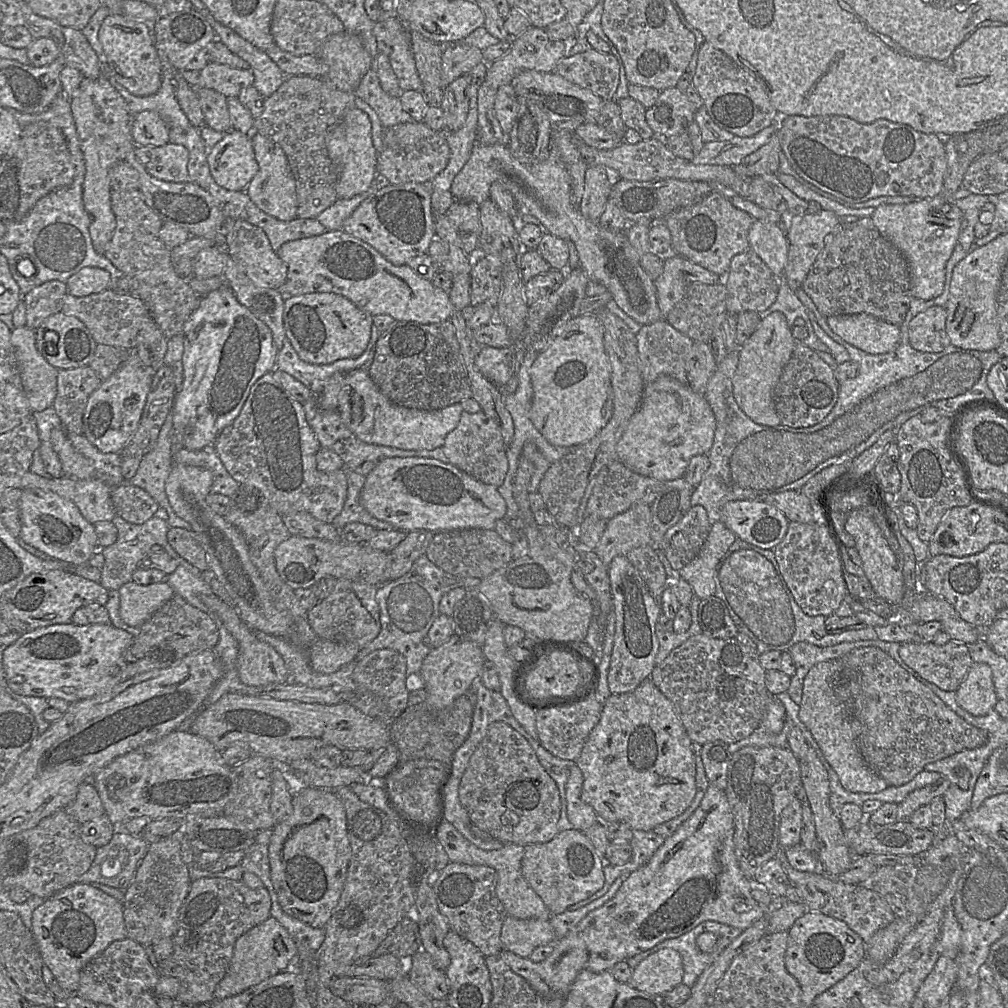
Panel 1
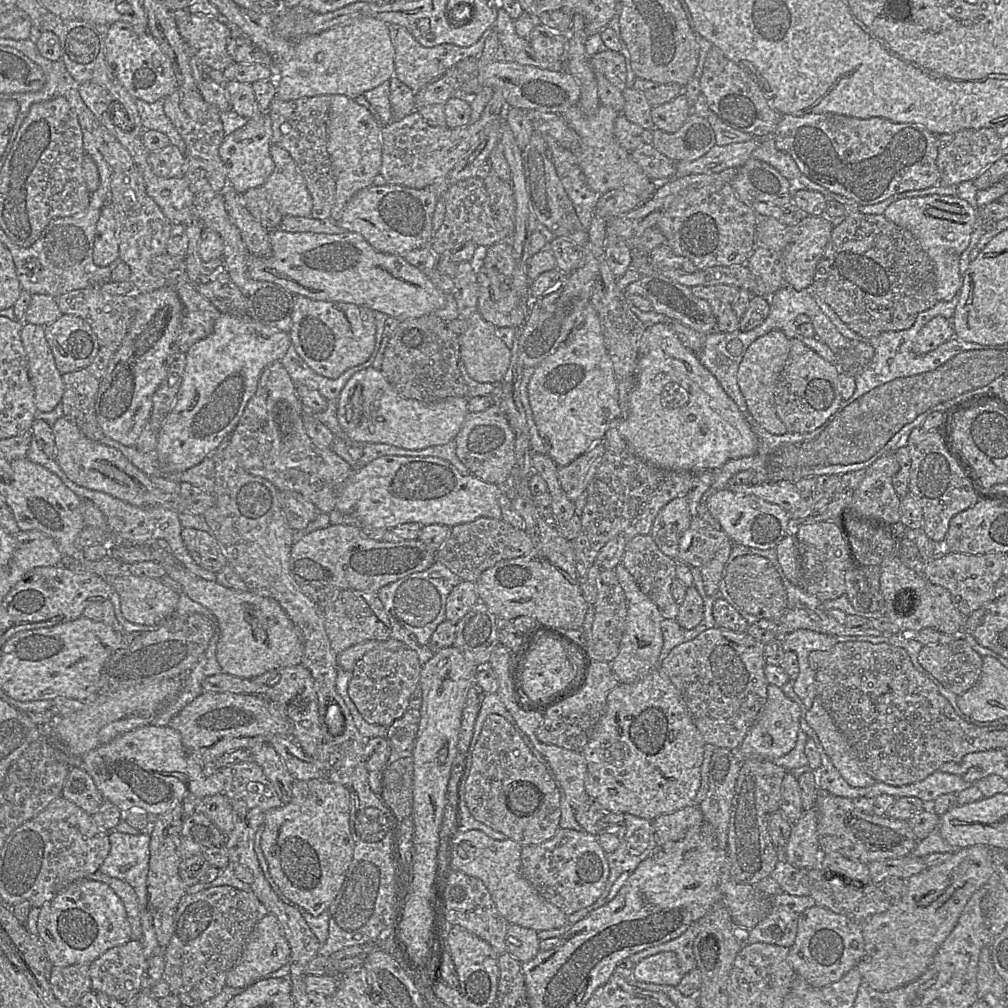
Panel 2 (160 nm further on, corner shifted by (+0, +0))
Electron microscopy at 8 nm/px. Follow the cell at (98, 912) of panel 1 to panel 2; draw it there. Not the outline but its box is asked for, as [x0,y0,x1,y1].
[37,878,131,966]

